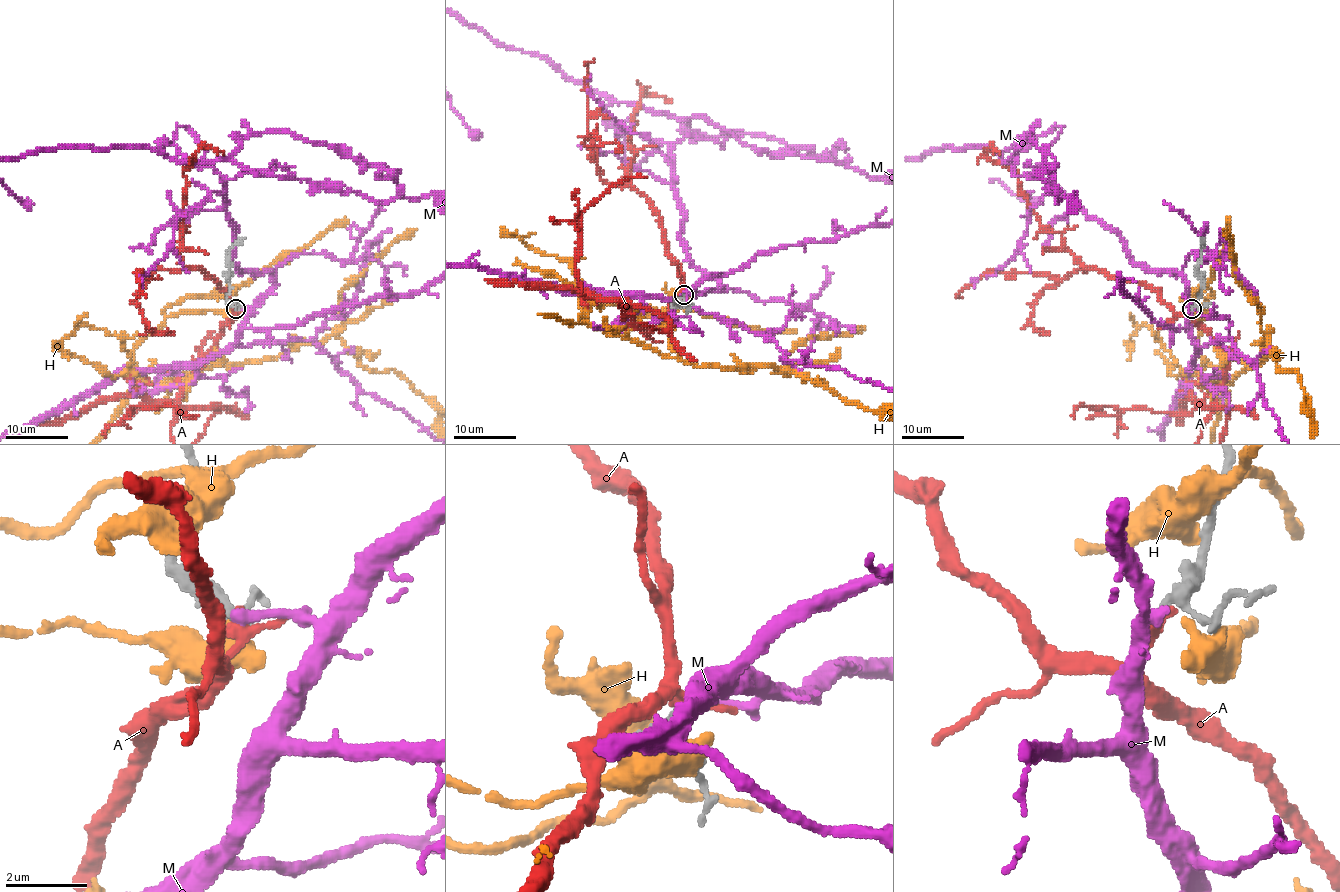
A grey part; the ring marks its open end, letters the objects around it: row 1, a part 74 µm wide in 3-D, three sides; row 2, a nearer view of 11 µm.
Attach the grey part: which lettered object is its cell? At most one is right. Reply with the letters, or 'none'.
M

